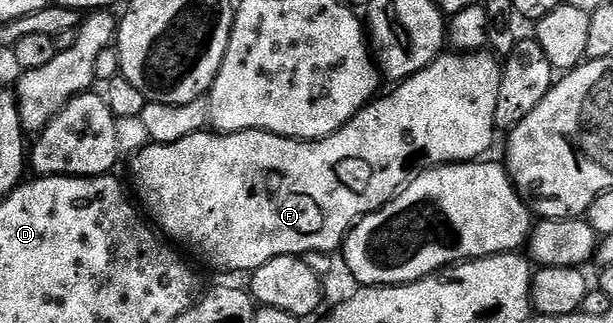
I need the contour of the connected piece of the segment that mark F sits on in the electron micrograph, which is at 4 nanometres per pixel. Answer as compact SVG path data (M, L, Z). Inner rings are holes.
M457 51L443 52L424 71L397 82L394 90L385 97L377 99L365 105L352 120L340 131L336 131L331 137L325 137L319 141L294 141L291 137L281 137L275 133L269 133L263 129L249 129L239 133L220 133L217 131L203 131L188 135L188 139L180 139L171 145L155 145L153 143L141 149L139 153L133 154L134 177L138 180L137 200L148 212L154 216L153 224L175 246L187 245L200 260L222 273L243 273L249 275L264 263L268 263L277 257L302 257L308 253L325 253L334 255L342 248L342 242L346 240L346 234L354 228L356 221L362 220L370 213L375 213L380 207L384 207L394 198L395 193L402 188L403 184L410 180L413 165L417 167L433 167L436 165L453 165L455 163L474 163L477 157L482 157L490 149L494 141L496 130L494 120L496 119L496 107L500 99L500 79L502 78L502 65L499 58L490 51L479 51L477 53L460 53Z

